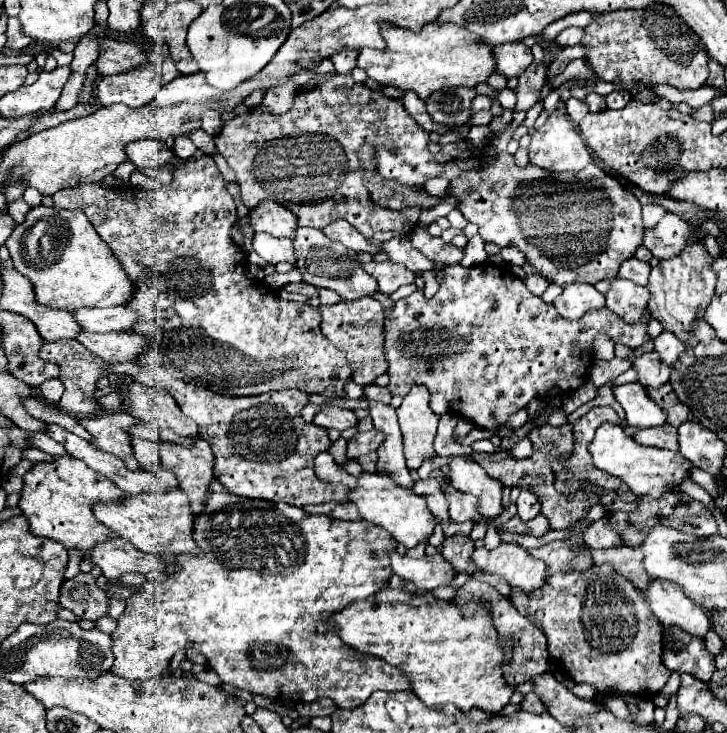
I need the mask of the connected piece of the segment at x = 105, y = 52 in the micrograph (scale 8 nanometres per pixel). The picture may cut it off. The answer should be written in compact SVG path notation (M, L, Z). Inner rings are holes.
M99 37L99 57L95 59L95 67L101 75L123 73L125 69L137 69L147 61L147 55L129 41L117 41L111 37Z

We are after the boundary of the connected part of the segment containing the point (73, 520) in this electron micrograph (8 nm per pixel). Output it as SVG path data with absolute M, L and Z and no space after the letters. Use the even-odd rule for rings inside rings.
M55 455L51 463L49 461L33 463L33 467L23 475L19 509L27 517L31 533L41 537L51 537L63 543L67 549L77 547L83 551L85 559L87 557L85 551L89 551L95 543L115 537L115 533L109 527L105 527L93 517L91 511L93 503L97 501L107 503L123 495L125 493L119 487L115 487L107 477L91 471L83 461L71 455Z

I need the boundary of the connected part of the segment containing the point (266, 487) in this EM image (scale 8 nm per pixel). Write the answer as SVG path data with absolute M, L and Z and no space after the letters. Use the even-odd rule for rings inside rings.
M171 377L167 391L181 411L191 417L215 455L215 477L229 493L249 499L285 501L301 507L309 515L329 515L335 519L359 519L355 505L347 501L347 487L325 483L313 471L313 459L329 447L327 429L305 423L299 411L307 405L307 395L297 389L265 393L259 397L229 397L211 393L195 383Z

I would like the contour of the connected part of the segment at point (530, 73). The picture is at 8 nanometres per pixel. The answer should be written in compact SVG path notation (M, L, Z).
M531 63L523 75L519 75L519 85L515 89L517 103L515 111L529 111L541 97L539 91L547 83L545 63Z

